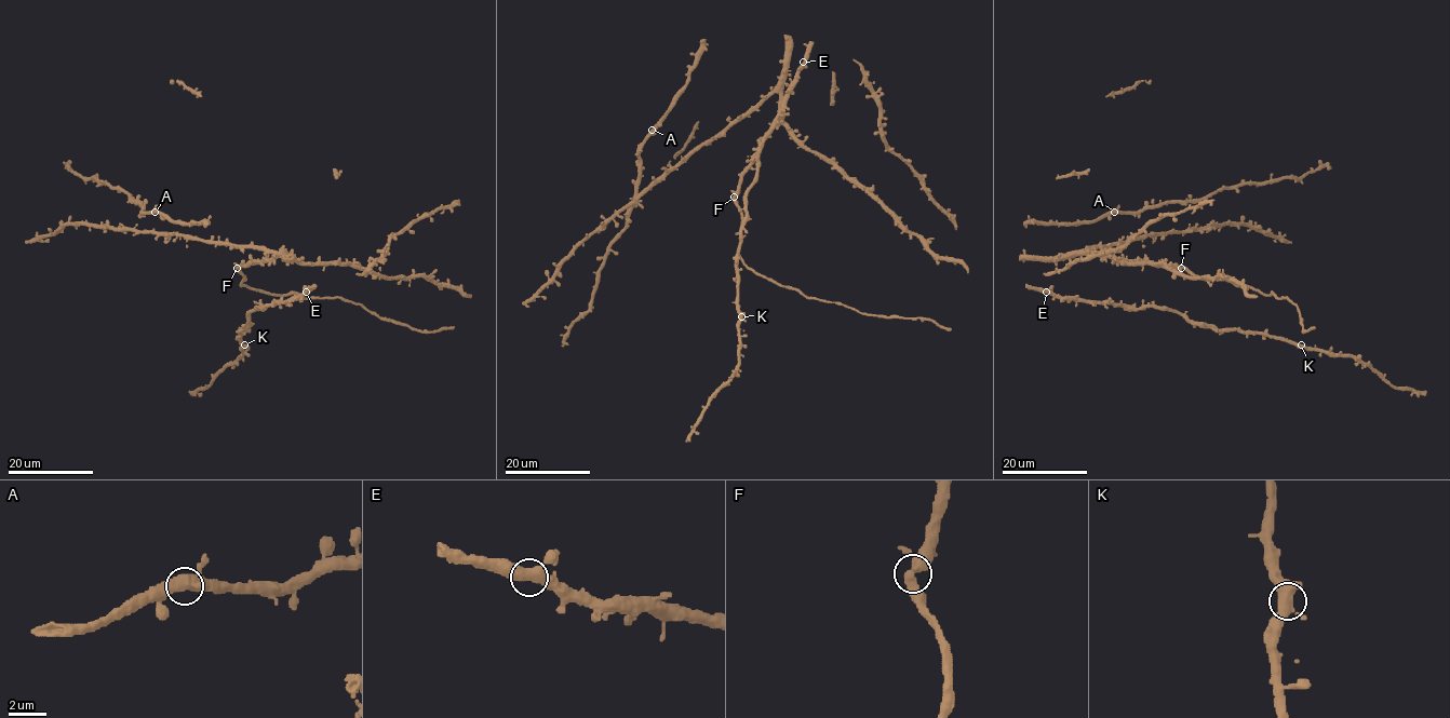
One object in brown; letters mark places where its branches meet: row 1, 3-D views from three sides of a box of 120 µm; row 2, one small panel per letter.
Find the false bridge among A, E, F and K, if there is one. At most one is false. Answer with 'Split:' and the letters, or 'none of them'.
Split: F

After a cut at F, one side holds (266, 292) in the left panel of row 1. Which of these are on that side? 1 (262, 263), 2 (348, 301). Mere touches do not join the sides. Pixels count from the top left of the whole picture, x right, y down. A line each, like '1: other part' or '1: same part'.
1: other part
2: same part

